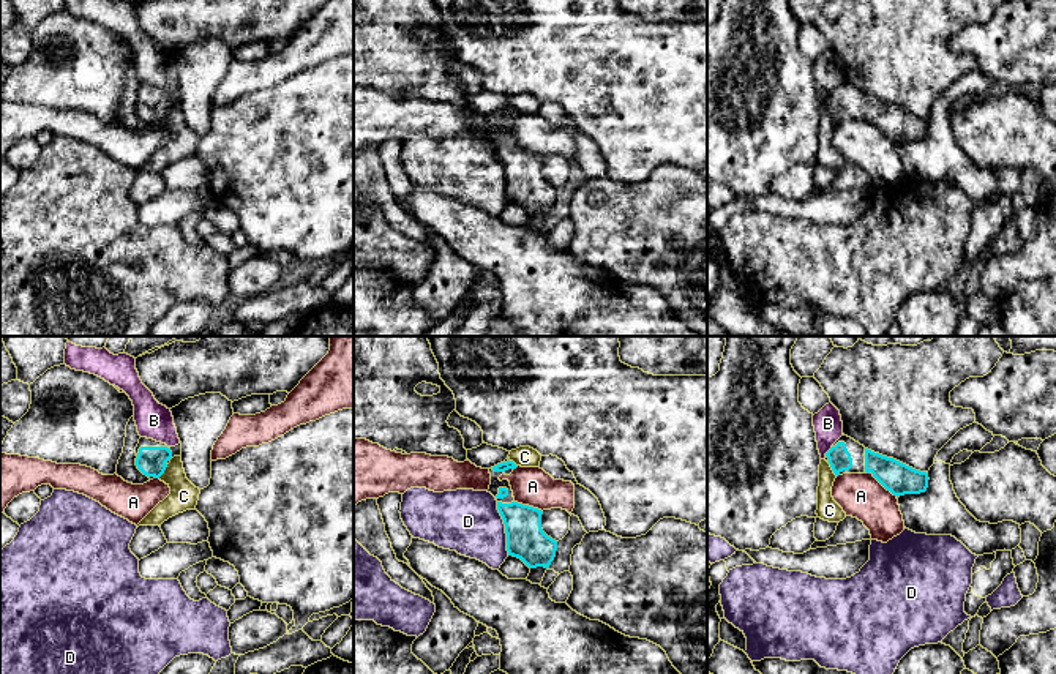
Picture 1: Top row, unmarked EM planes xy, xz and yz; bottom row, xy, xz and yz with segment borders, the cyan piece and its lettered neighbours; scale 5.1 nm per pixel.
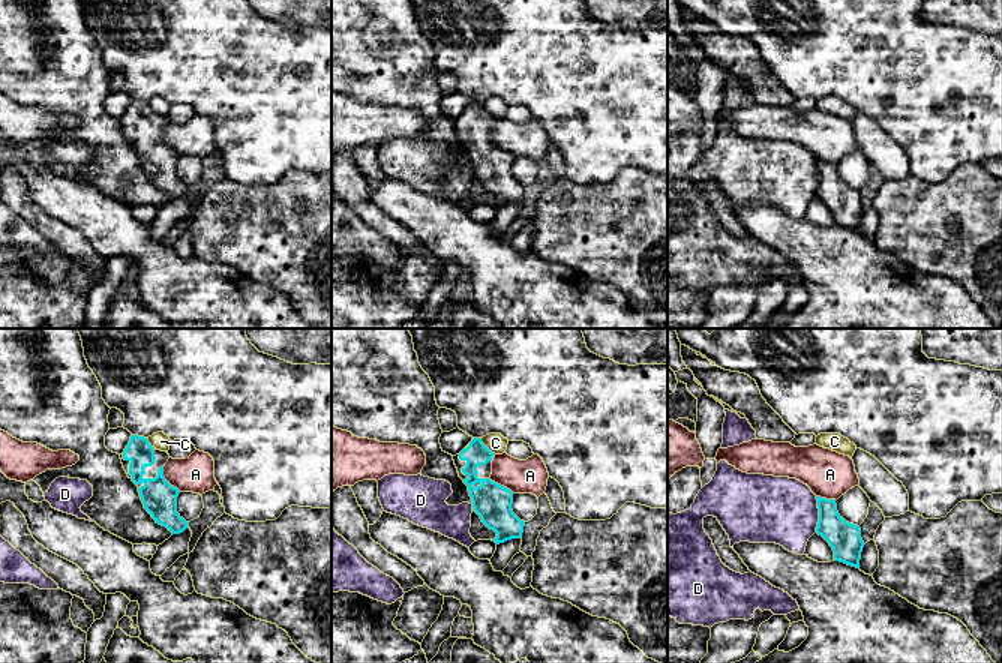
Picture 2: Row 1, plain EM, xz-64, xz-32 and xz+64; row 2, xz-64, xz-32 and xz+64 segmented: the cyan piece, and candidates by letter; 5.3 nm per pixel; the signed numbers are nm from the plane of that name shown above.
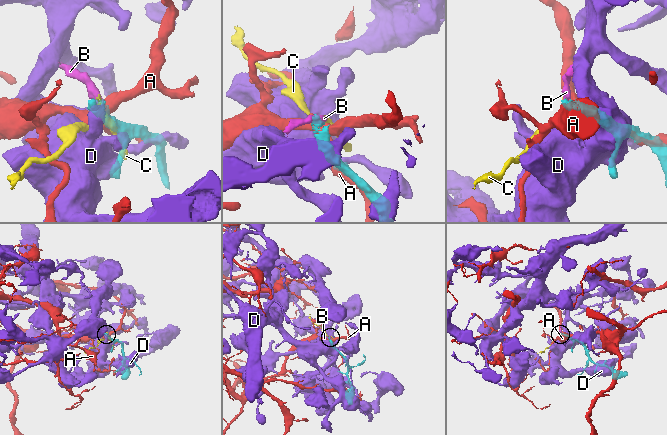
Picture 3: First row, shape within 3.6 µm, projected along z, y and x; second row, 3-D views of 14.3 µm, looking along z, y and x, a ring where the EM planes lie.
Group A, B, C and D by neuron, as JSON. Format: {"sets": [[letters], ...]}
{"sets": [["A"], ["B", "C"], ["D"]]}

